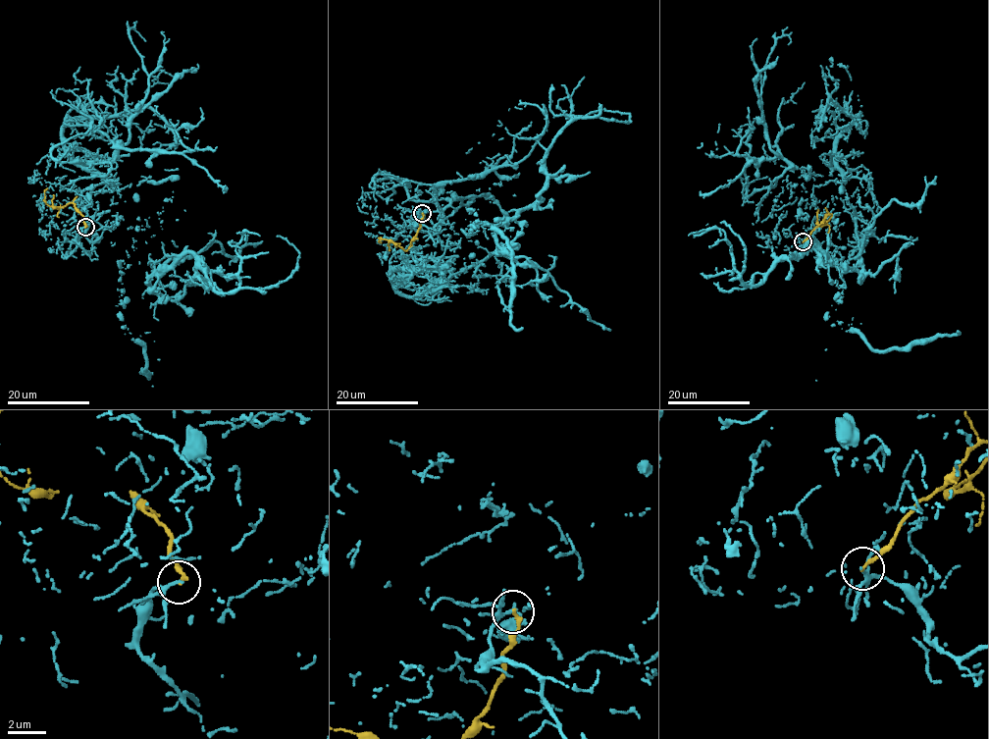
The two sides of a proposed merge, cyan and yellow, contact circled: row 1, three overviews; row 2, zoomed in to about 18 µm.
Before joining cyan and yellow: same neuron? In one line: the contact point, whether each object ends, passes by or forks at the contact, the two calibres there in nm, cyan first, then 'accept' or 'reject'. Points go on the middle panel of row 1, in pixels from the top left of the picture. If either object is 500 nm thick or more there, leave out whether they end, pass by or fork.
(422, 213) | cyan forks | yellow ends | 120/200 nm | reject

